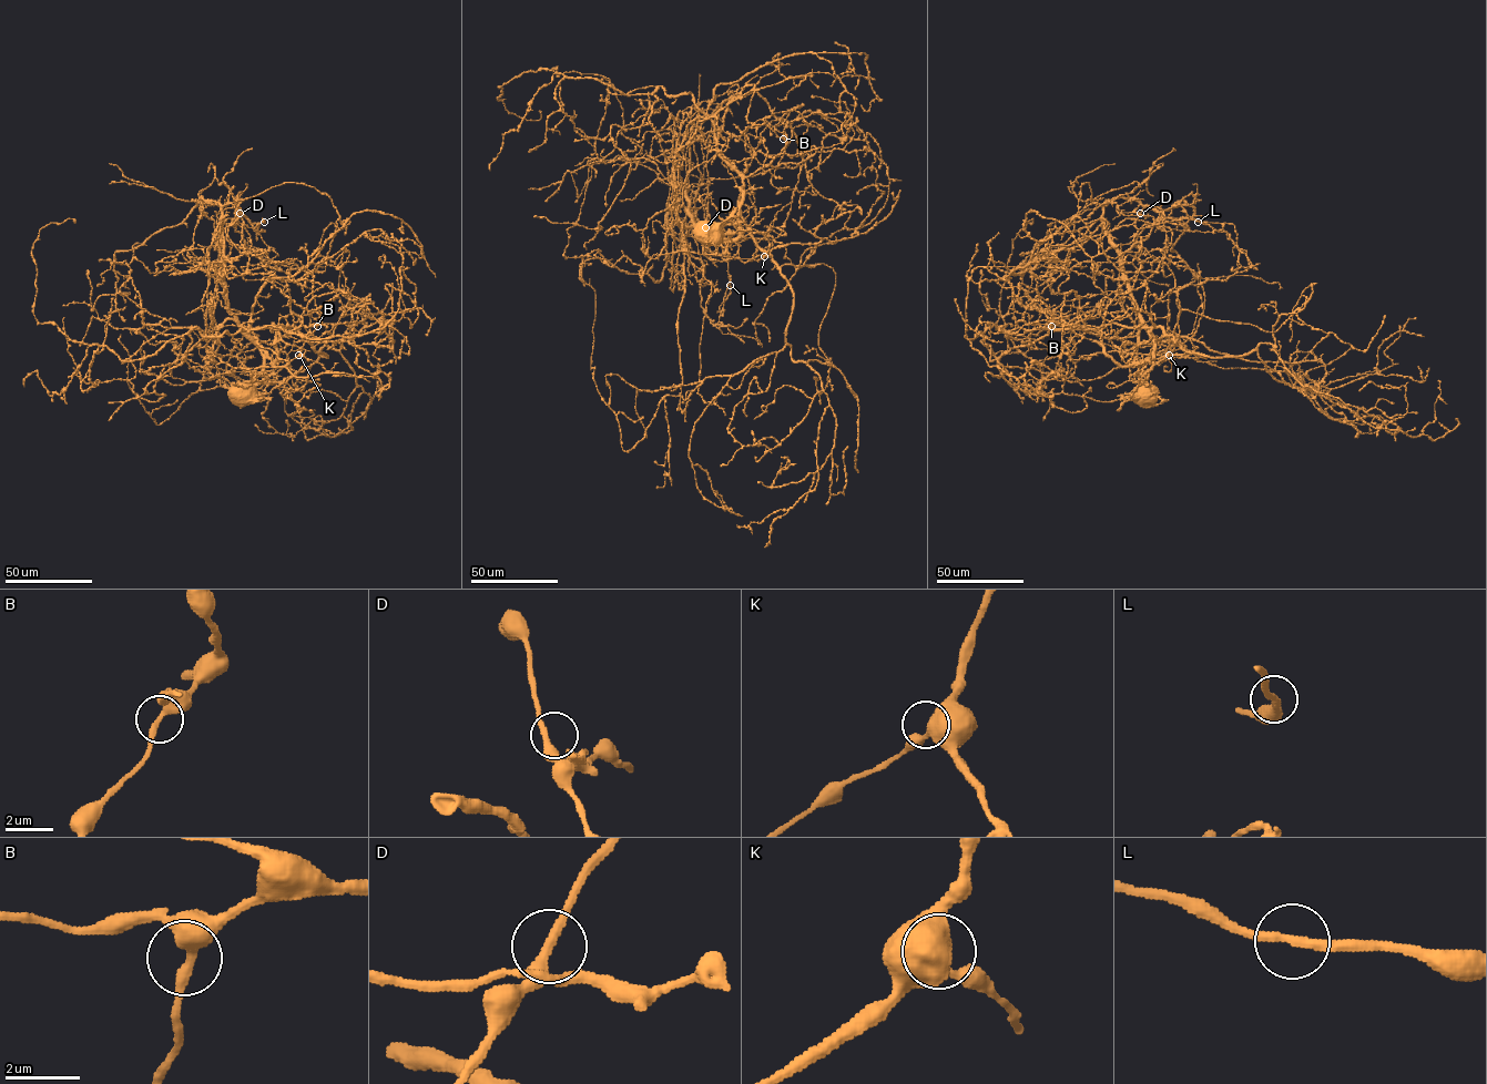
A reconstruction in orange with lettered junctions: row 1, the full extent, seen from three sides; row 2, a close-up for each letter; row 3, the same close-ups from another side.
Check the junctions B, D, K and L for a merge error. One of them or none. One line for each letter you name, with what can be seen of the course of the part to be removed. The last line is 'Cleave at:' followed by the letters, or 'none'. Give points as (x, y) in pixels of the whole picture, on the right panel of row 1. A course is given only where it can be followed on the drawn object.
Cleave at: none

